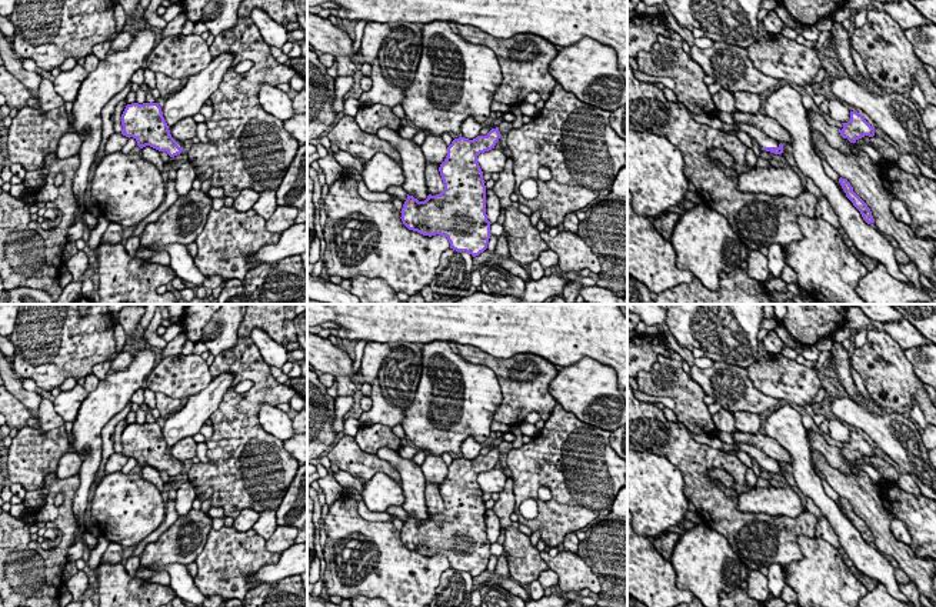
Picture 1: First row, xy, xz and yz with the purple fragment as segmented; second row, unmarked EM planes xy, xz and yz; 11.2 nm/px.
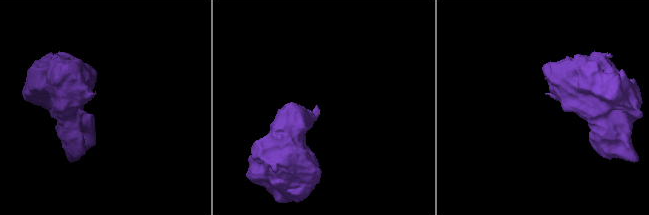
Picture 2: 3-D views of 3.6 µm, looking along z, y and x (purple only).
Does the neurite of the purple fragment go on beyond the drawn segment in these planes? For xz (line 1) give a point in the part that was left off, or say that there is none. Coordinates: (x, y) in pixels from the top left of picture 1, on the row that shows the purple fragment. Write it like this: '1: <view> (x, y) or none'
1: none

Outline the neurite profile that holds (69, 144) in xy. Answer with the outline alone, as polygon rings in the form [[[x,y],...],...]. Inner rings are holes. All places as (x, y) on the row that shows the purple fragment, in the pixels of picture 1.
[[[73,130],[67,131],[59,140],[57,151],[56,151],[57,159],[67,159],[79,154],[81,144],[83,144],[83,137],[80,134],[77,134]]]

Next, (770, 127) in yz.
[[[735,111],[735,113],[732,113],[732,119],[733,119],[735,124],[737,124],[737,123],[750,124],[750,126],[762,130],[766,136],[777,140],[782,144],[783,143],[792,144],[792,137],[787,133],[787,130],[785,130],[775,119],[770,119],[766,114],[762,114],[762,113],[750,114],[750,113]]]

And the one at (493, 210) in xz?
[[[493,189],[486,190],[486,214],[487,214],[487,220],[492,224],[497,223],[497,219],[499,219],[500,213],[502,213],[502,210],[500,210],[499,197],[494,194]]]

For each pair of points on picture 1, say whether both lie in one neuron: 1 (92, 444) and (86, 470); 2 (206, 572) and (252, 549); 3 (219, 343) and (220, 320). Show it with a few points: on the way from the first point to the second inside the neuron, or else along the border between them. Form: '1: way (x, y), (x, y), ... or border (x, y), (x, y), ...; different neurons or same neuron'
1: way (93, 450), (90, 464); same neuron
2: way (217, 560), (225, 554), (240, 554); same neuron
3: way (219, 337), (220, 326); same neuron

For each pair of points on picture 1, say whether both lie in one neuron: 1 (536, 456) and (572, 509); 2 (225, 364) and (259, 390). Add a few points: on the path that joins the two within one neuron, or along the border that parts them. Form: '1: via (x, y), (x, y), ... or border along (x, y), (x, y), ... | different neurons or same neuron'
1: via (549, 469), (563, 483), (570, 496) | same neuron
2: via (235, 364), (242, 364), (257, 380) | same neuron

